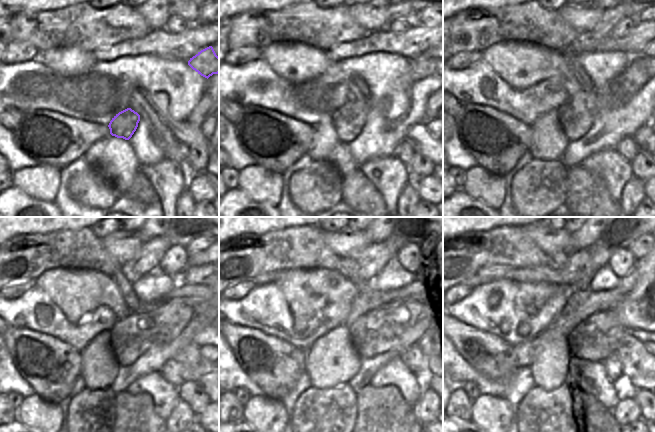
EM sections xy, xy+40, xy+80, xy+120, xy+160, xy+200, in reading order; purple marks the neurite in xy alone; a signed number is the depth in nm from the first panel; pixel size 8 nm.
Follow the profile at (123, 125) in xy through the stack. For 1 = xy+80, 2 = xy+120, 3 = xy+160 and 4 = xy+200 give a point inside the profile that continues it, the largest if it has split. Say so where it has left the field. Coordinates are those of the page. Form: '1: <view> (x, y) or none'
1: xy+80 (576, 116)
2: xy+120 (130, 337)
3: xy+160 (369, 335)
4: xy+200 (596, 330)

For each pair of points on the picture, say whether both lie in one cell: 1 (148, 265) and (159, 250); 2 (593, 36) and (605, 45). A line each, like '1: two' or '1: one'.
1: one
2: two

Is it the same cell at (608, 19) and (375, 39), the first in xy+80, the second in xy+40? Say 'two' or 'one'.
two

